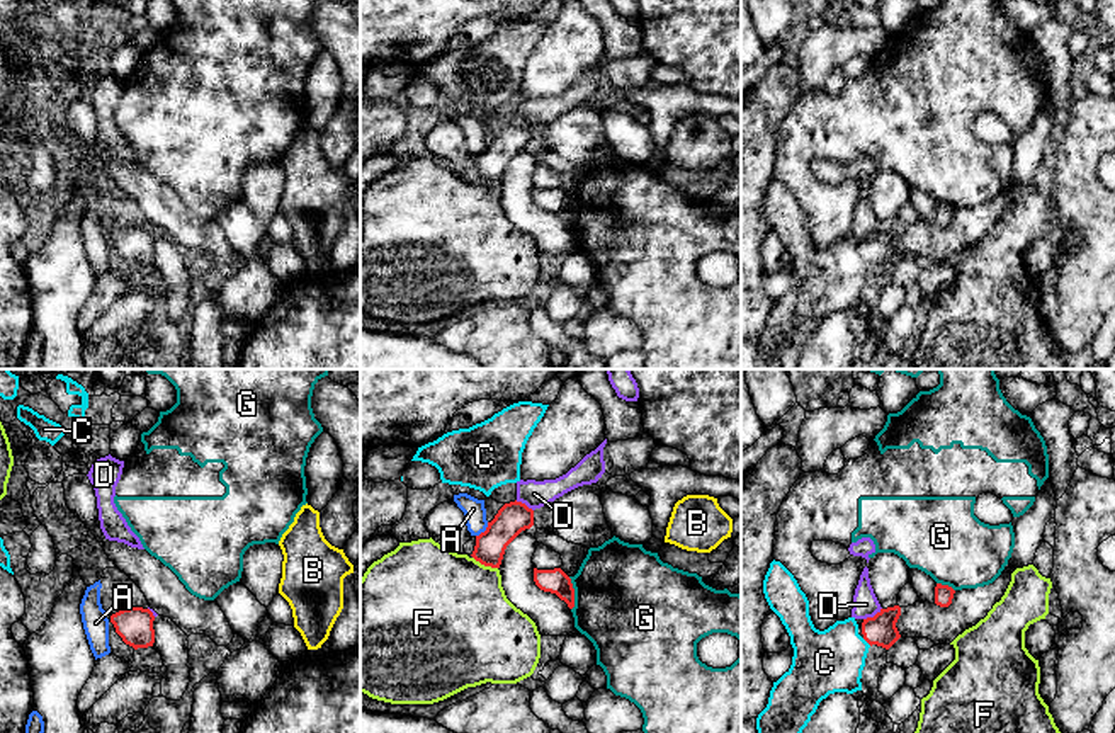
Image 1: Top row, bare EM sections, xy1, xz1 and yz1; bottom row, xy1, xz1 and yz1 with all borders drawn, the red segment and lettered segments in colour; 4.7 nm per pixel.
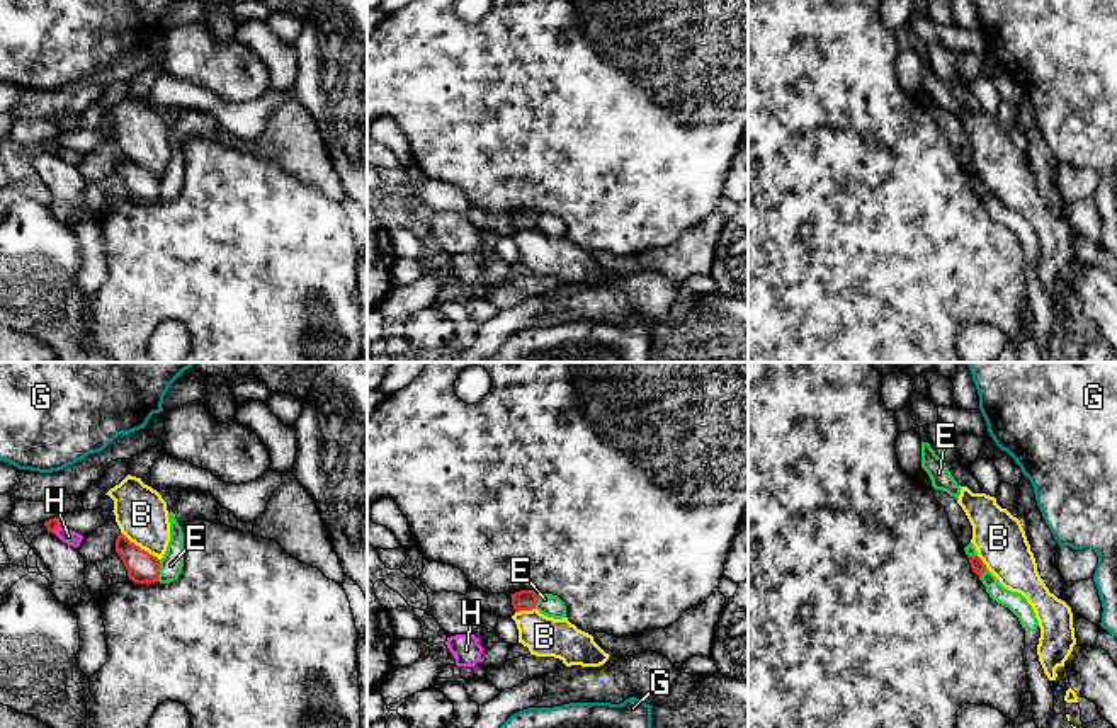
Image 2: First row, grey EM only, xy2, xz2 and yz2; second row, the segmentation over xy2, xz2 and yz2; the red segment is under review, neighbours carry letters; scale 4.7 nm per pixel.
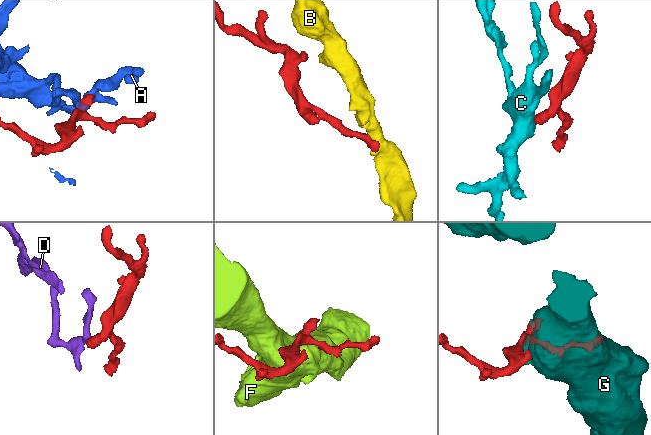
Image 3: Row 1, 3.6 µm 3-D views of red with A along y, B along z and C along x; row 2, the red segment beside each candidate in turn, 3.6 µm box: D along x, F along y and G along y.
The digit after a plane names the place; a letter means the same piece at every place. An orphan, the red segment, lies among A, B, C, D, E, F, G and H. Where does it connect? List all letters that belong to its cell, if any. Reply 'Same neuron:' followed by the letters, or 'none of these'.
Same neuron: C

